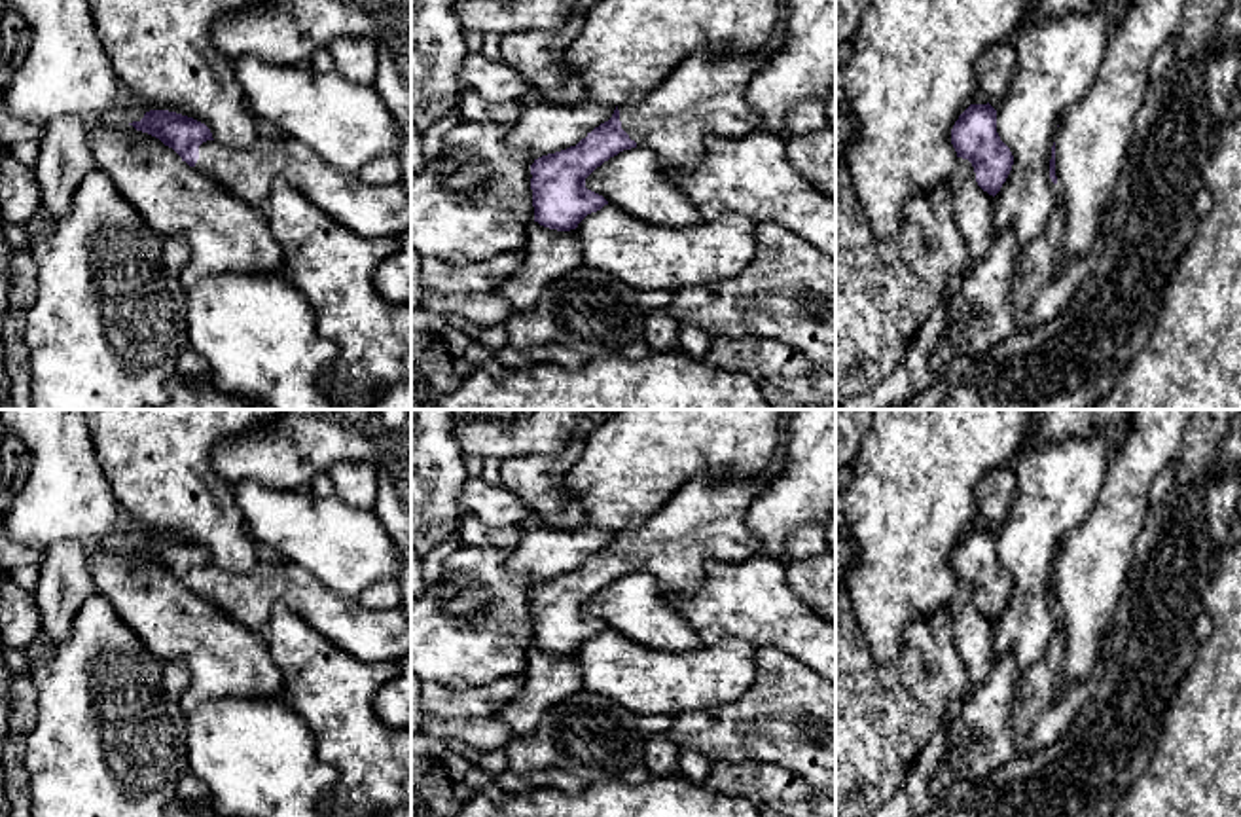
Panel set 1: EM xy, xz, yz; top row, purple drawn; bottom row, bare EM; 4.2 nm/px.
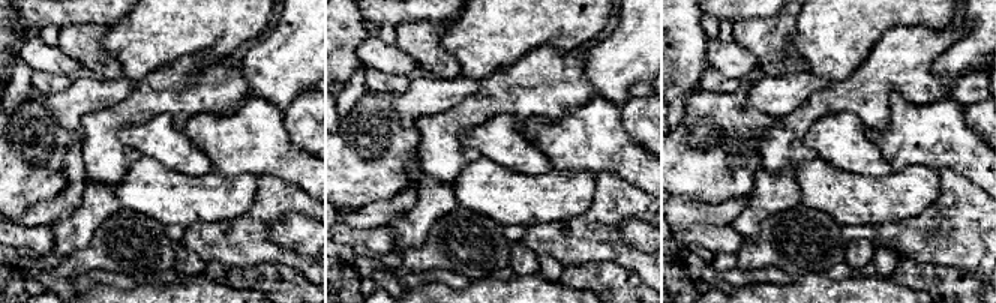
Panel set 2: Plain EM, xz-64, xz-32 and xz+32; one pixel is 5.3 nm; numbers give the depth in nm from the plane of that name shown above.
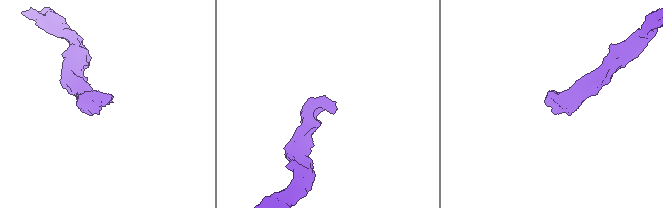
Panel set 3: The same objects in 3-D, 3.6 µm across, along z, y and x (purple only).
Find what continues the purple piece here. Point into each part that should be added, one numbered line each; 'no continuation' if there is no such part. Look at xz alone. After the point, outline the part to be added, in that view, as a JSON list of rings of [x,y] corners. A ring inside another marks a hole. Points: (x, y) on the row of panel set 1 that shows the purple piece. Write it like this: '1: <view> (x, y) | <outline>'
1: xz (705, 95) | [[[731,45],[697,49],[682,61],[644,100],[621,104],[621,129],[637,148],[652,150],[663,167],[695,169],[707,152],[707,138],[737,138],[764,129],[760,114],[746,102],[752,74],[777,51],[760,47],[741,51]]]

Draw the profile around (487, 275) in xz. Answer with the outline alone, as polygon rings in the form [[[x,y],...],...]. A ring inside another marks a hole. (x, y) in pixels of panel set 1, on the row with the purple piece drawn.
[[[525,248],[510,250],[491,260],[451,265],[440,260],[421,260],[421,282],[438,294],[496,292],[525,262]]]

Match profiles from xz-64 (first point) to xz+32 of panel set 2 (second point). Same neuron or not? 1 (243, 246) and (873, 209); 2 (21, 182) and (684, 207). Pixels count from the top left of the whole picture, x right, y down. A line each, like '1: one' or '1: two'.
1: two
2: two

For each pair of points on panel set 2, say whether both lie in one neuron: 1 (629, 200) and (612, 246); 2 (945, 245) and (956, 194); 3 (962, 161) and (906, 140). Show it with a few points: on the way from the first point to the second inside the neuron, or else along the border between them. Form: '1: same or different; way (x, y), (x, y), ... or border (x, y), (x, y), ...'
1: same; way (617, 212), (611, 218), (611, 234)
2: same; way (951, 233), (956, 228), (956, 206)
3: same; way (948, 153), (944, 153), (930, 140), (920, 140)

